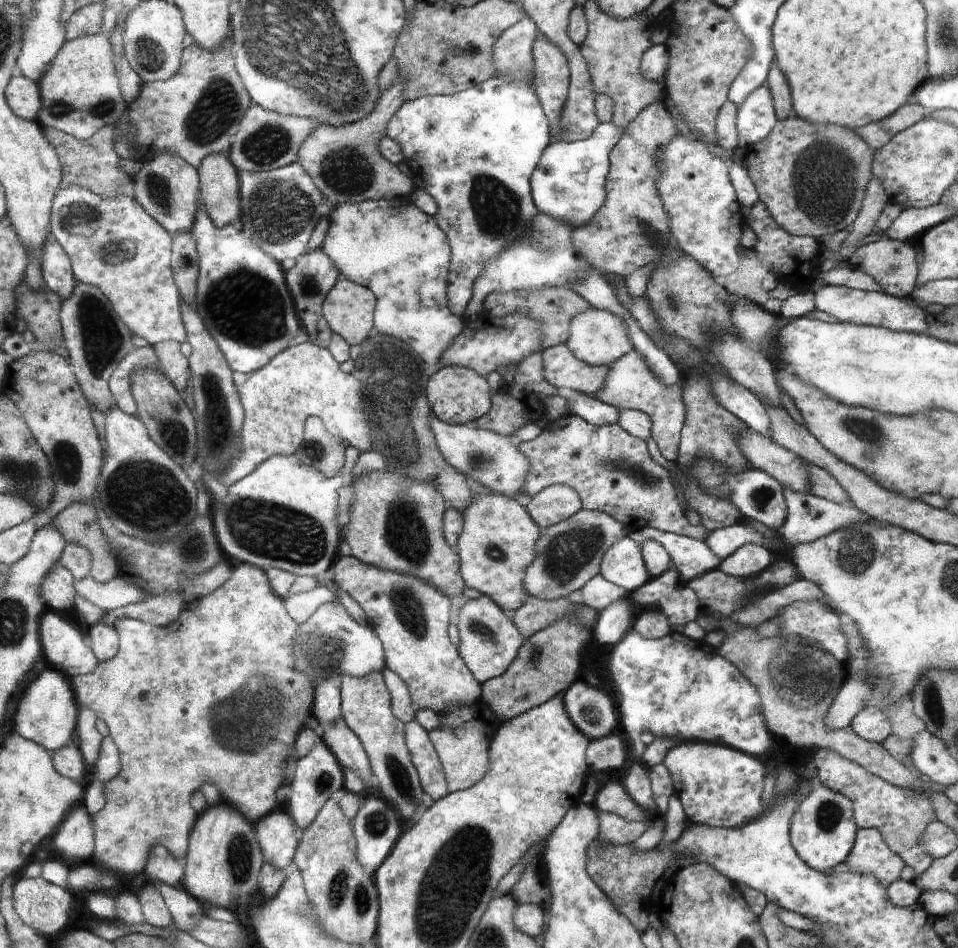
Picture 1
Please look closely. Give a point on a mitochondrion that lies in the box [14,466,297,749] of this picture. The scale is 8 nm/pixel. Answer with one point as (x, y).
(196, 548)

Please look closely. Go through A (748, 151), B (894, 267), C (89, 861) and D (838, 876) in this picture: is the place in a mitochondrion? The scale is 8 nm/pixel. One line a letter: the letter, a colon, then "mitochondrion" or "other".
A: other
B: mitochondrion
C: other
D: other

